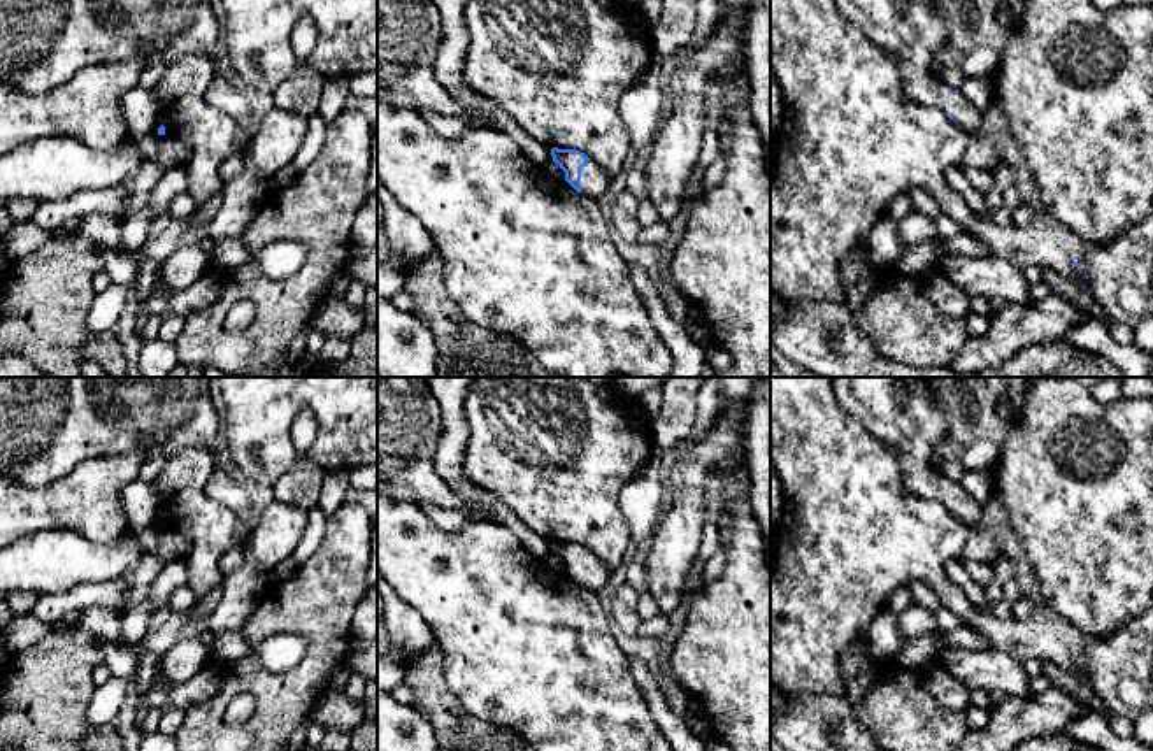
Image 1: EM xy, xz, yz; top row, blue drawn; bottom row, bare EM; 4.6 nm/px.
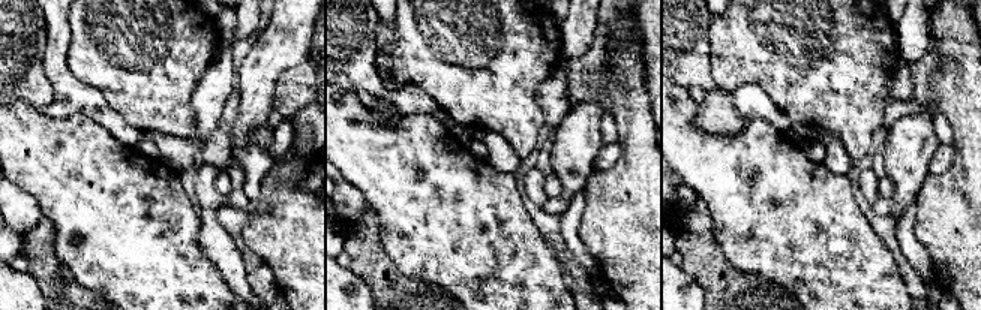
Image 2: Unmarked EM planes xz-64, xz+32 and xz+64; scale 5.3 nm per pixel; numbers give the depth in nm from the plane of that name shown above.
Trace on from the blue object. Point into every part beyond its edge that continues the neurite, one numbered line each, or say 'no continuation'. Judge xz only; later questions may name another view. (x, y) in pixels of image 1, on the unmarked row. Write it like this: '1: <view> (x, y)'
1: xz (594, 574)

